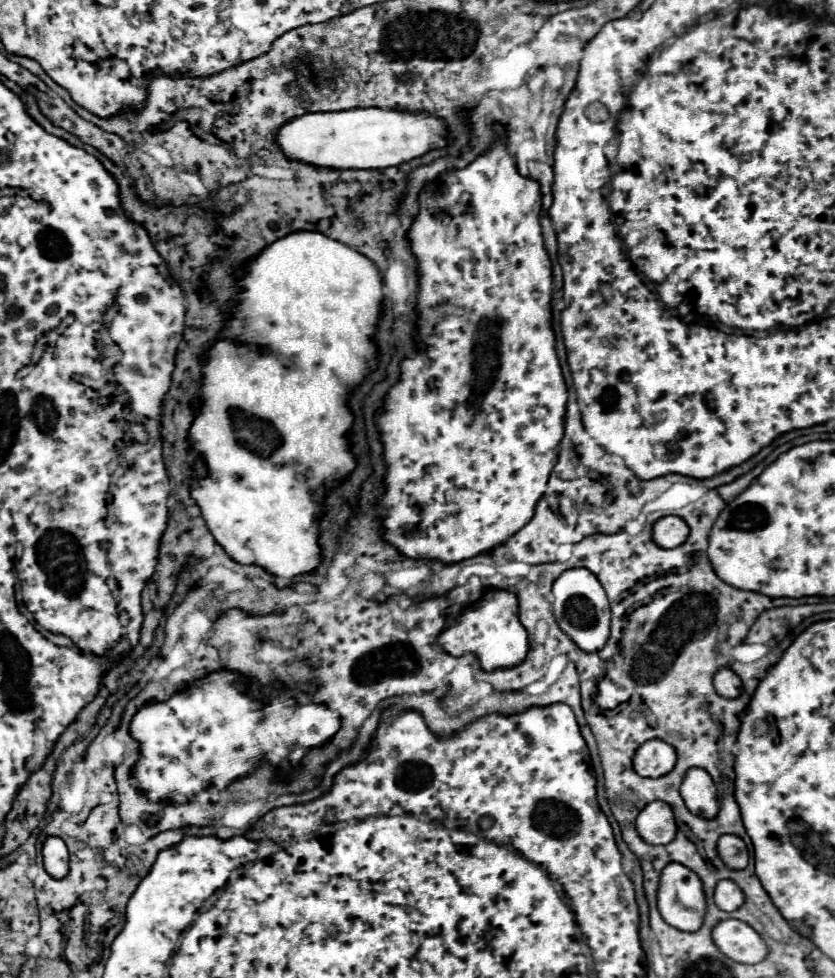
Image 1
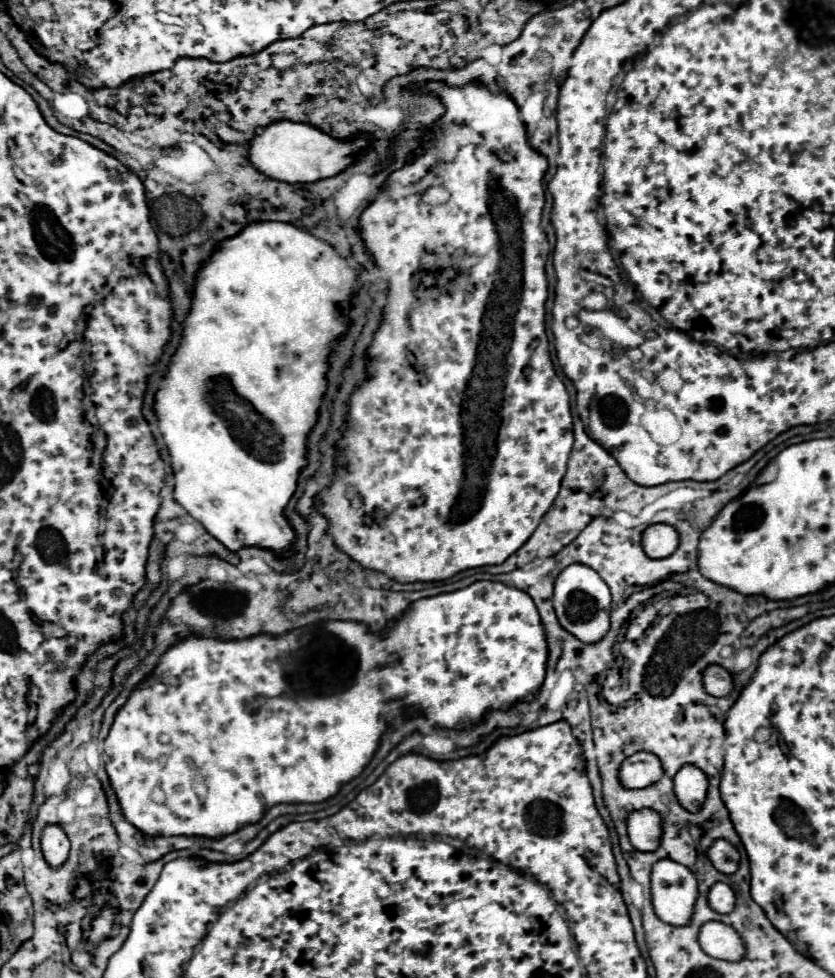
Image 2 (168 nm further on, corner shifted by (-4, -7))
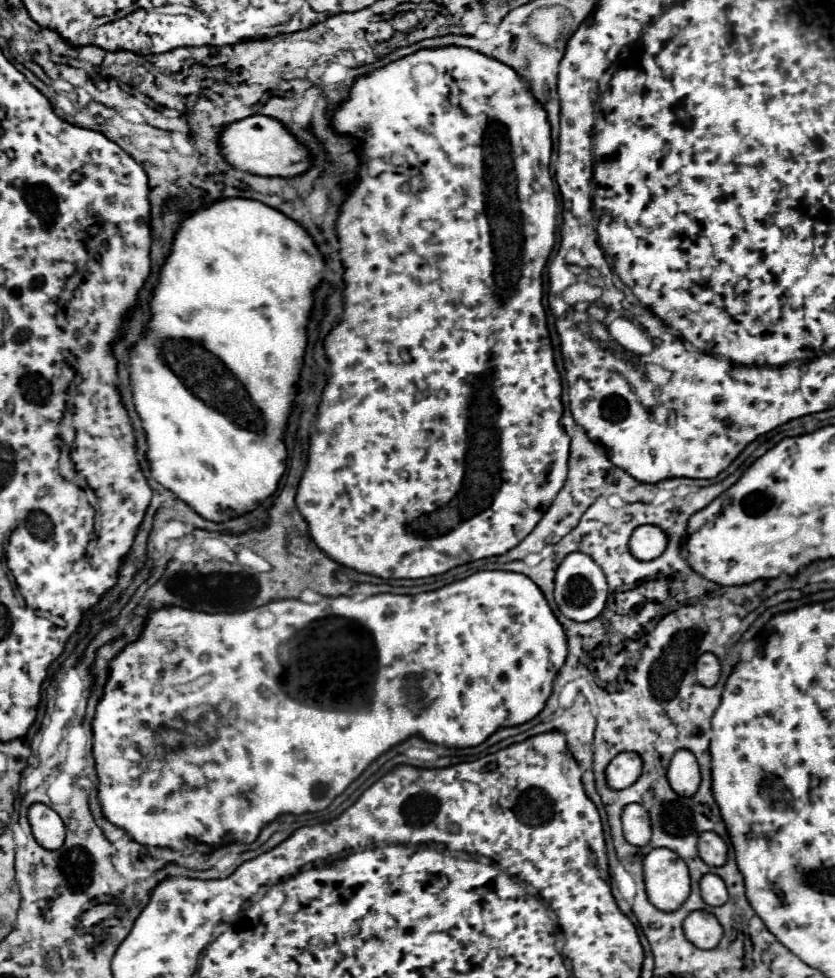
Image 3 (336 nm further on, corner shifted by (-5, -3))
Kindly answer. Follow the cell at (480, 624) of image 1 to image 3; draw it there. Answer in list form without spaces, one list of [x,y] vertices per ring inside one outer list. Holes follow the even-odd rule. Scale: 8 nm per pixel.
[[[485,570],[475,572],[469,578],[459,582],[447,584],[433,592],[423,592],[417,596],[397,596],[397,594],[377,594],[365,600],[337,596],[337,598],[323,598],[319,604],[305,604],[301,600],[275,600],[263,608],[253,608],[249,612],[239,612],[235,616],[223,614],[207,614],[207,612],[193,612],[185,608],[163,608],[149,616],[141,638],[135,644],[129,644],[113,662],[111,662],[111,676],[105,686],[105,694],[97,704],[97,714],[93,720],[93,754],[97,762],[97,776],[99,776],[99,800],[103,814],[107,820],[119,828],[123,828],[135,842],[145,846],[169,846],[175,852],[187,854],[209,854],[213,848],[221,848],[233,840],[239,842],[253,842],[259,830],[275,820],[279,814],[303,814],[327,808],[375,758],[387,752],[397,742],[403,742],[411,734],[421,734],[427,742],[453,746],[453,748],[469,748],[479,746],[485,742],[497,728],[501,726],[519,726],[531,718],[535,718],[545,700],[551,694],[555,674],[563,666],[567,656],[567,638],[563,626],[553,616],[545,596],[539,592],[537,584],[523,574],[503,572],[503,570]],[[323,616],[345,616],[349,620],[361,622],[375,640],[379,652],[379,680],[375,684],[371,702],[363,708],[351,712],[323,712],[315,708],[307,708],[305,704],[295,704],[279,684],[279,672],[283,672],[279,664],[279,644],[289,640],[295,632],[303,630],[311,620]],[[419,674],[421,680],[411,680],[411,692],[422,690],[421,696],[415,700],[407,692],[407,676]]]

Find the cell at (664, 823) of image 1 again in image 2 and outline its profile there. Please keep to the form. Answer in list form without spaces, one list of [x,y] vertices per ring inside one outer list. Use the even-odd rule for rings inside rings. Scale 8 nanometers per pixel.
[[[650,808],[636,810],[628,816],[628,838],[630,844],[640,852],[652,852],[660,844],[662,826],[658,812]]]

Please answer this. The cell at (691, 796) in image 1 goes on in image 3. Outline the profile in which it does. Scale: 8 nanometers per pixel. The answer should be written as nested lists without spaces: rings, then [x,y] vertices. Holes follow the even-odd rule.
[[[687,750],[675,752],[667,770],[667,778],[671,788],[679,796],[695,796],[701,784],[701,772],[699,772],[699,764],[695,756]]]

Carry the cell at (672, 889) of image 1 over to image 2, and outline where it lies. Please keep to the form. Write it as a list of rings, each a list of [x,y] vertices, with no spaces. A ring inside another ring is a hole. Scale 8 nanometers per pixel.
[[[662,858],[652,868],[650,886],[656,916],[672,926],[686,926],[698,896],[694,874],[686,866]]]

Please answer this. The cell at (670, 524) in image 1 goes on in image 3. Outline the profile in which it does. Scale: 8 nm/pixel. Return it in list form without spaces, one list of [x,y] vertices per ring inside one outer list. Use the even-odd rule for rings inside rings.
[[[645,524],[633,532],[633,536],[629,540],[629,550],[639,560],[655,560],[657,556],[661,556],[665,552],[667,542],[669,542],[669,538],[659,526]]]

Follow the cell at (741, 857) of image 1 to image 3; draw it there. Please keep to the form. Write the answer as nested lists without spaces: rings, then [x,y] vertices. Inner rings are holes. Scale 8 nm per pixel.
[[[703,832],[699,836],[699,856],[709,866],[723,866],[727,862],[727,844],[715,832]]]

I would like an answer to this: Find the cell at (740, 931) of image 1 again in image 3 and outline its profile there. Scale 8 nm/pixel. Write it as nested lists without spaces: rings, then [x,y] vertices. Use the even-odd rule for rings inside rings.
[[[703,910],[691,912],[683,922],[683,930],[687,940],[701,950],[715,948],[723,938],[723,926],[719,924],[719,920]]]

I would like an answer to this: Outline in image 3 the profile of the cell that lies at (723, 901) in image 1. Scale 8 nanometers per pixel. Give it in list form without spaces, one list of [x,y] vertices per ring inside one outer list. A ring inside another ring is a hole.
[[[717,874],[703,876],[703,880],[699,882],[699,886],[701,886],[703,900],[707,904],[711,904],[711,906],[723,906],[727,902],[727,898],[729,898],[727,886],[725,886],[725,882]]]

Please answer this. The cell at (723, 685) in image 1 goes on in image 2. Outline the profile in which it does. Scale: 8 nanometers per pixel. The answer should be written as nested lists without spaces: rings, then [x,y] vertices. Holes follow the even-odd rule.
[[[710,664],[702,674],[704,690],[710,696],[728,696],[732,690],[732,674],[718,664]]]

